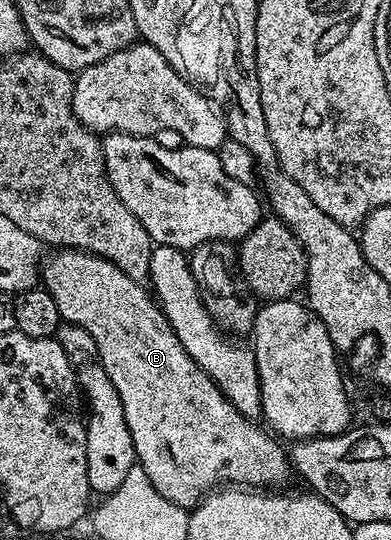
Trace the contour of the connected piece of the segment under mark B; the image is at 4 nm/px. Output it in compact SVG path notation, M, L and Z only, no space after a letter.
M58 250L53 254L55 256L51 260L49 257L41 267L41 287L52 294L63 321L83 328L98 347L97 359L108 378L112 378L116 394L120 394L137 463L144 474L148 474L152 486L156 486L168 502L177 508L193 510L211 490L219 486L231 484L249 486L254 490L278 490L283 487L281 484L289 482L292 465L287 449L282 449L269 431L257 428L253 419L240 414L208 373L196 366L180 338L176 338L157 300L139 281L128 278L124 270L104 258L93 256L91 252Z

